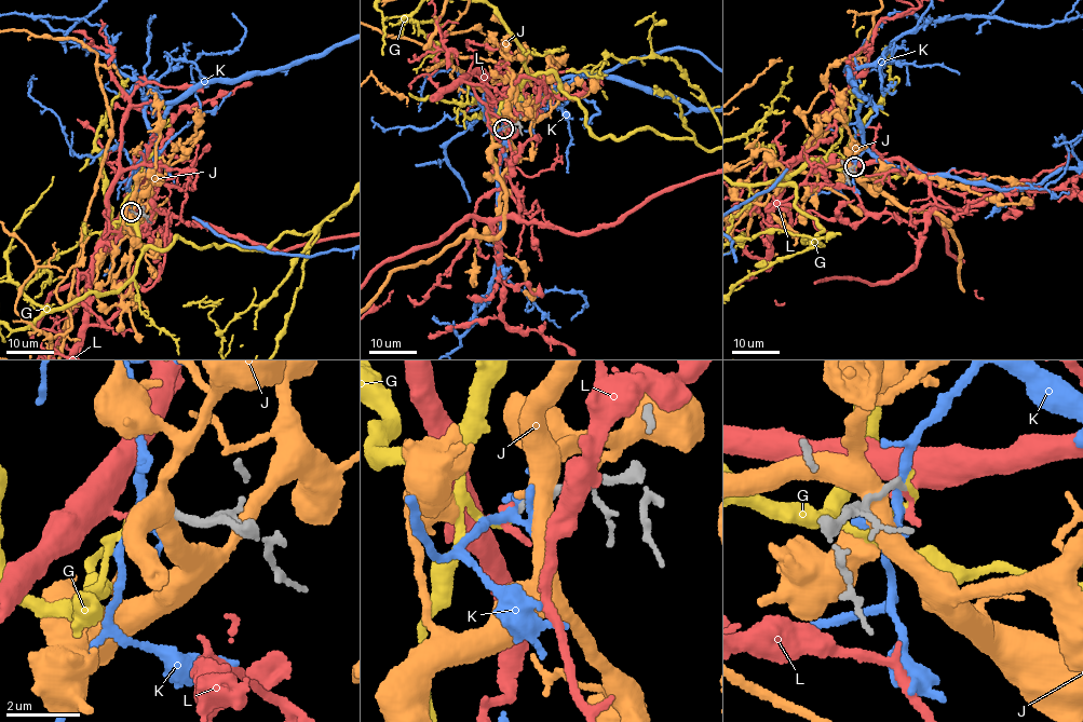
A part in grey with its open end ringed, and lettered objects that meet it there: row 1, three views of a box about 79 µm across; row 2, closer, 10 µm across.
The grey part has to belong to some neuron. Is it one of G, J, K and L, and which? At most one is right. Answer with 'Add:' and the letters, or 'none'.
Add: L

